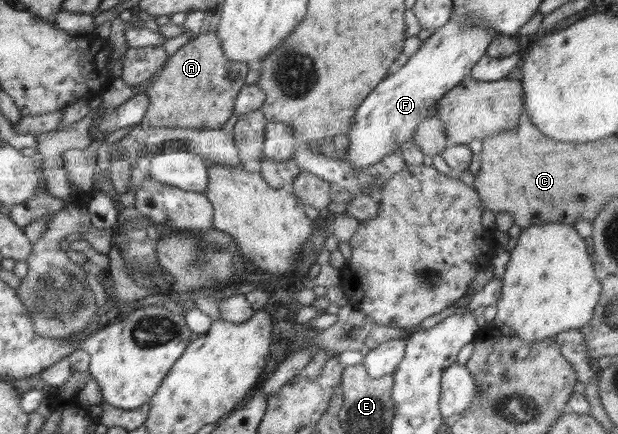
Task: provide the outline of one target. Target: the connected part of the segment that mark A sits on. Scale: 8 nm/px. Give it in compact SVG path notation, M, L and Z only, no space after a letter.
M201 31L182 45L161 67L144 95L150 100L141 125L219 129L234 112L234 100L245 85L251 65L224 55L217 32Z

